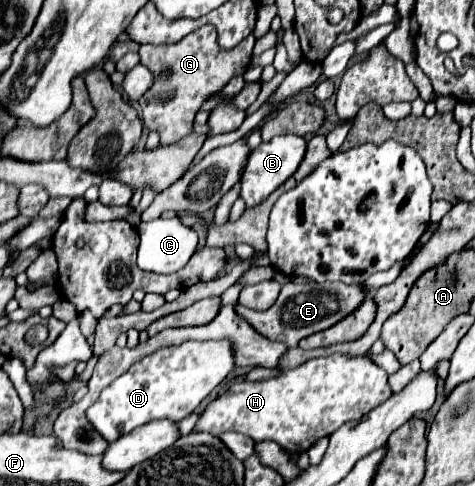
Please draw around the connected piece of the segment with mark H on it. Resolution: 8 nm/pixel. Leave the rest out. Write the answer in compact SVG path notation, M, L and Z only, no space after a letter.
M334 354L326 358L312 358L298 368L284 368L274 378L260 380L260 382L236 382L232 384L226 394L218 396L204 414L200 416L196 424L196 432L208 432L208 434L222 434L226 430L234 430L240 434L250 436L254 442L262 440L274 440L290 454L302 454L314 446L320 438L330 436L336 432L342 424L360 420L364 414L368 414L372 408L382 404L392 396L392 390L388 386L388 374L380 366L376 366L366 356L346 356L346 354Z

